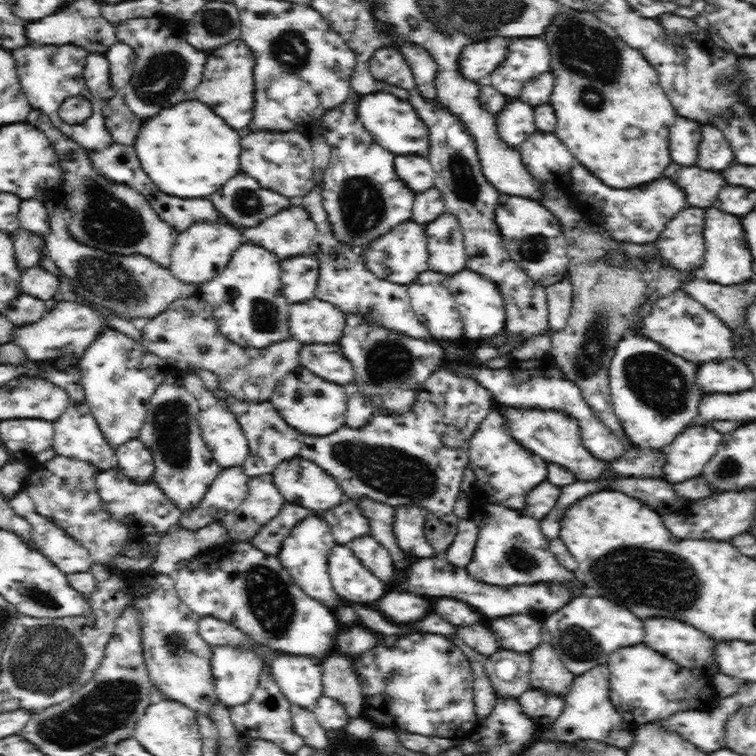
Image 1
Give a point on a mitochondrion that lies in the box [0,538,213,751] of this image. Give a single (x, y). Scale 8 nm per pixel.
(48, 660)

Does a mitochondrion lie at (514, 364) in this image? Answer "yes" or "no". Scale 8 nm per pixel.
no

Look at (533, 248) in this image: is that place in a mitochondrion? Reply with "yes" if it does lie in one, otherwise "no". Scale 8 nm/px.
yes

